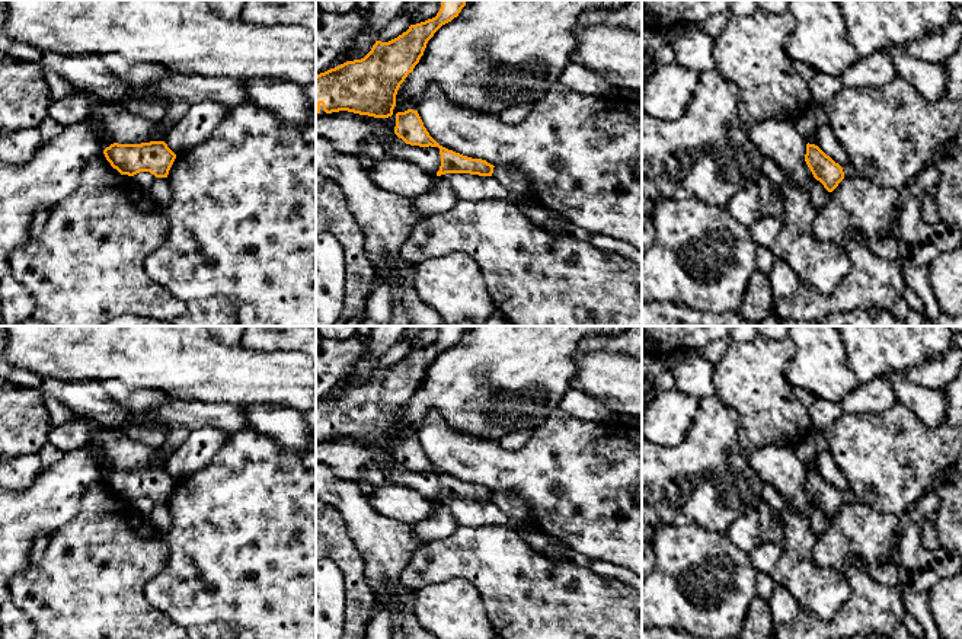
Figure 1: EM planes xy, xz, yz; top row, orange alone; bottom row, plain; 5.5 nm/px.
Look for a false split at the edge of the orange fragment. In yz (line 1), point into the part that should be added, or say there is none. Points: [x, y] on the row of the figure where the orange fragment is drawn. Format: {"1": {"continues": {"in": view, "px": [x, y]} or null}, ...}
{"1": {"continues": null}}

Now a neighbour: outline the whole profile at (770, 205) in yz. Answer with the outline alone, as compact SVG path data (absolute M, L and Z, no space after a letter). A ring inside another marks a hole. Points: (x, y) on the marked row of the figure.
M763 175L755 186L760 191L760 205L764 215L784 217L784 204L773 197L773 182Z

